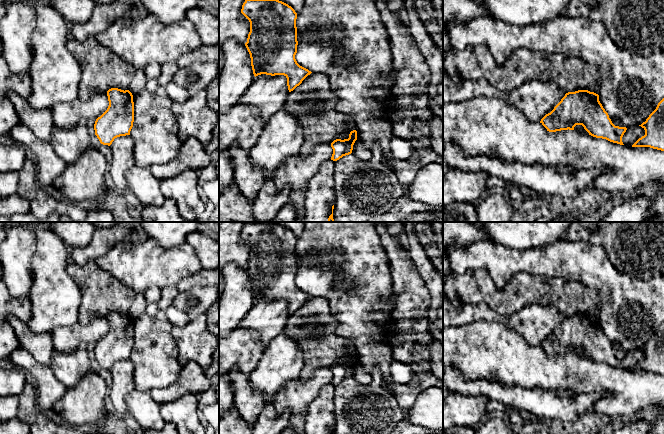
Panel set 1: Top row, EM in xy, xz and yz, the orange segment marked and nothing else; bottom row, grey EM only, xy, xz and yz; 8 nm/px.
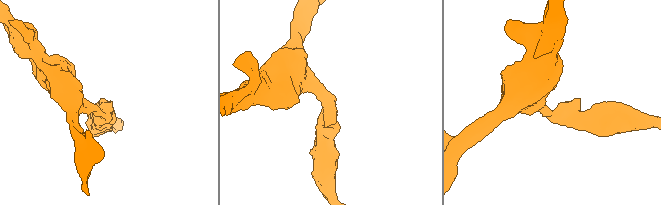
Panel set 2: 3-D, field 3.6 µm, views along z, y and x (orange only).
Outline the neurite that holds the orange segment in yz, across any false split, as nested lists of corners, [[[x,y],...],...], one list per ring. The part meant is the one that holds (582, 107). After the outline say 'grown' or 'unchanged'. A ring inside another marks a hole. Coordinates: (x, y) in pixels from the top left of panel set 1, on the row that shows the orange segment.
[[[578,90],[566,93],[554,109],[541,119],[540,123],[549,132],[568,129],[574,130],[576,125],[582,125],[589,135],[596,138],[606,139],[620,145],[624,145],[622,137],[627,130],[626,127],[615,126],[612,123],[608,113],[599,101],[599,95],[588,90]]]; unchanged

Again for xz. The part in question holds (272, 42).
[[[245,0],[242,5],[241,13],[250,22],[250,32],[245,46],[250,54],[254,76],[256,77],[261,74],[271,76],[284,75],[287,78],[289,92],[293,91],[312,73],[308,69],[300,66],[295,59],[298,45],[296,27],[297,13],[295,10],[288,4],[279,0]]]; unchanged

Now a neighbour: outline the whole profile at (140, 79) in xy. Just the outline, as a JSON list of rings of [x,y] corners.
[[[137,69],[136,74],[130,83],[129,91],[132,95],[138,94],[141,90],[143,90],[148,82],[148,78],[142,69]]]

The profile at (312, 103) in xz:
[[[311,73],[293,91],[289,92],[284,109],[287,114],[298,120],[303,130],[303,144],[300,156],[309,155],[319,144],[330,144],[336,139],[348,139],[351,131],[356,130],[353,117],[335,109],[337,98],[329,86],[328,76]]]

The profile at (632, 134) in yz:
[[[632,126],[627,128],[622,137],[622,142],[625,146],[631,146],[642,136],[645,135],[645,130],[641,126]]]

